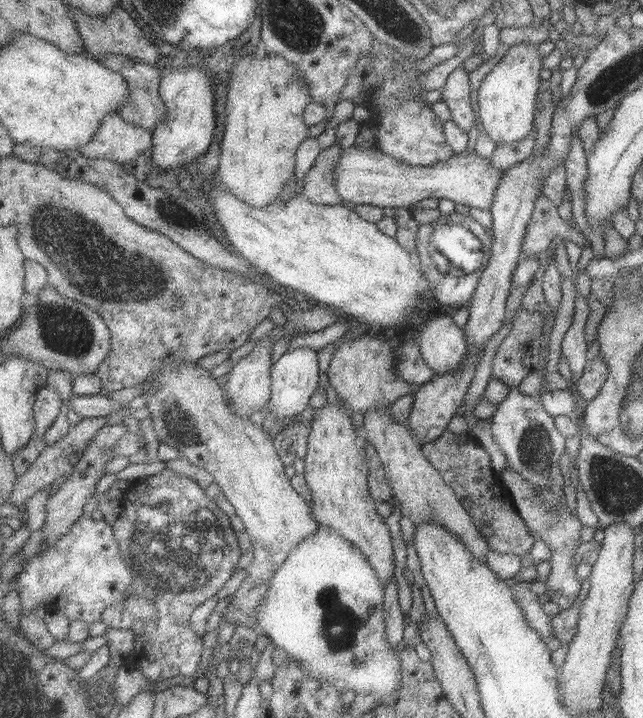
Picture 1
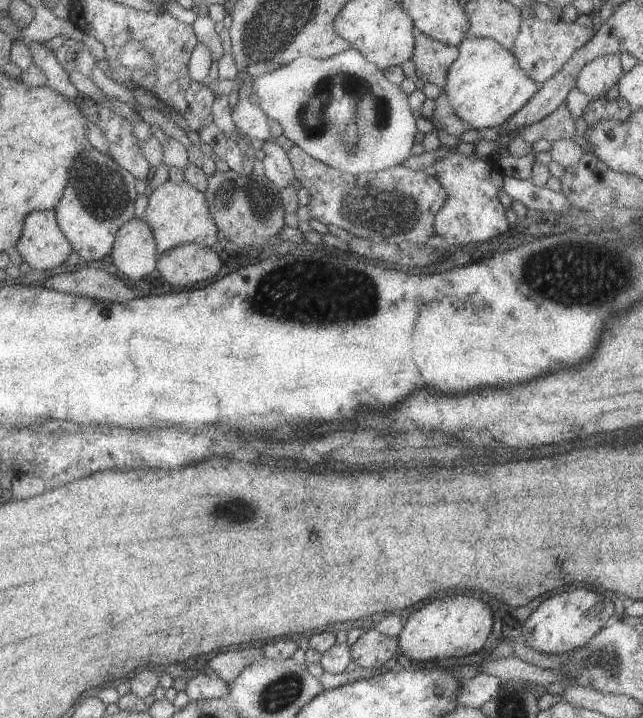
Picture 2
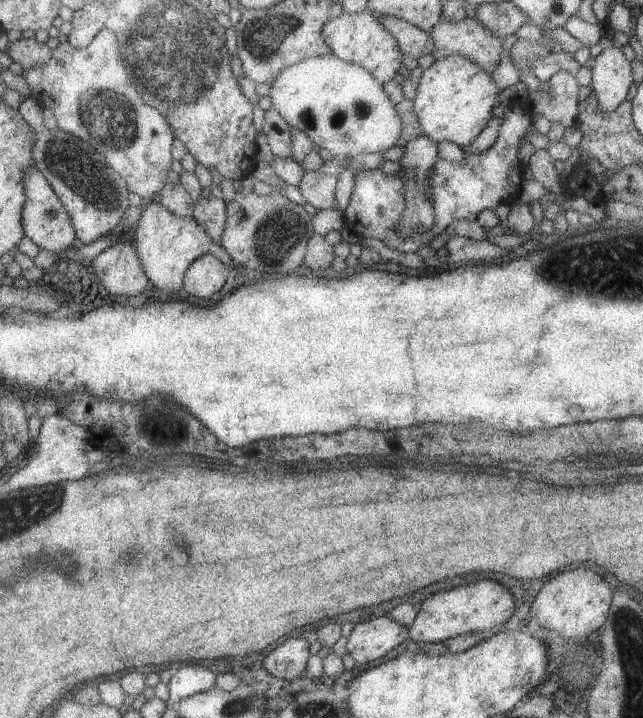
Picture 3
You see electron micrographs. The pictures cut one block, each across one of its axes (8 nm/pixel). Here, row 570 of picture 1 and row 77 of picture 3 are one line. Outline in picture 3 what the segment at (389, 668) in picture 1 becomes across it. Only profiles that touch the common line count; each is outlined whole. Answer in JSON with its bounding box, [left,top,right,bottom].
[269,53,402,157]

